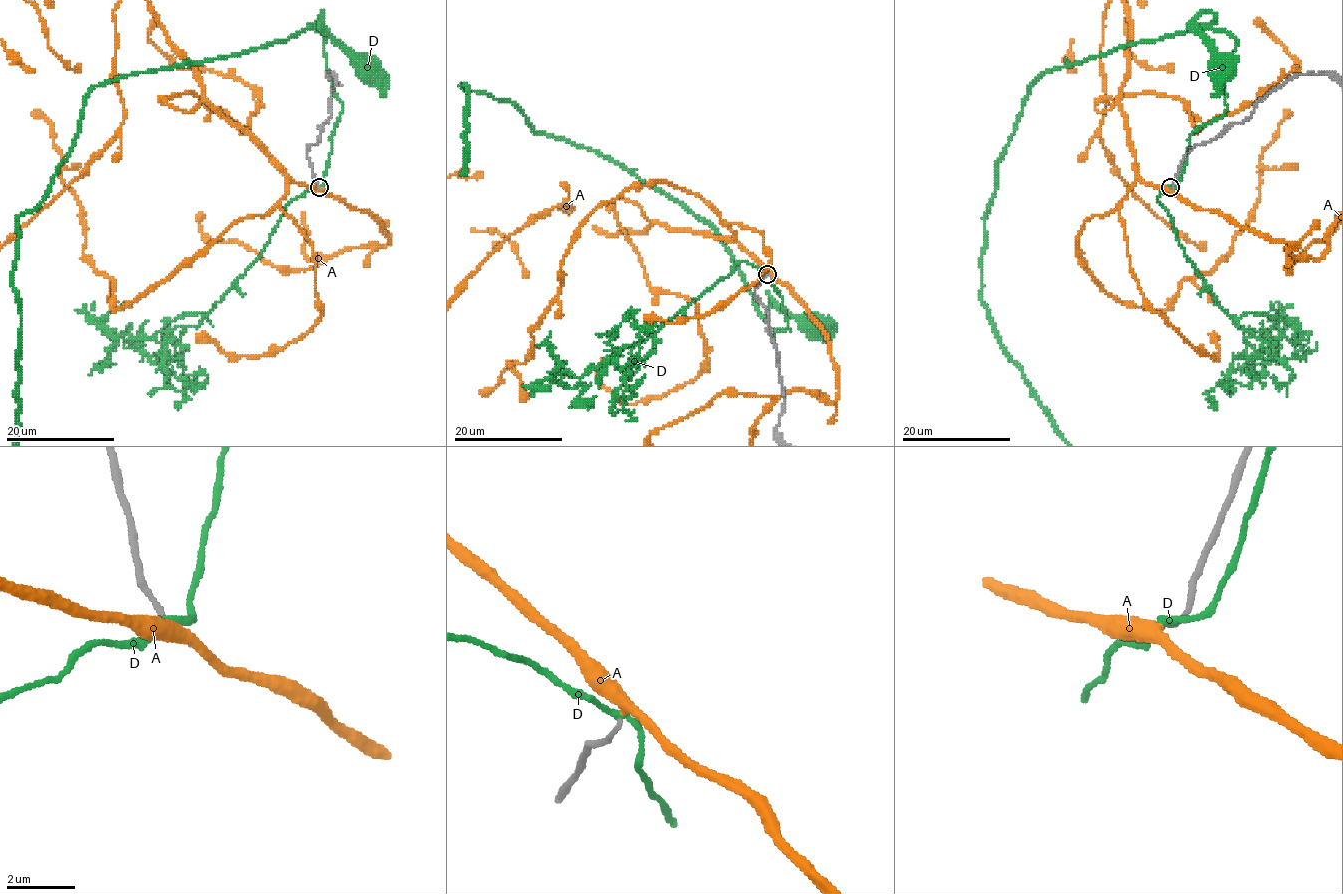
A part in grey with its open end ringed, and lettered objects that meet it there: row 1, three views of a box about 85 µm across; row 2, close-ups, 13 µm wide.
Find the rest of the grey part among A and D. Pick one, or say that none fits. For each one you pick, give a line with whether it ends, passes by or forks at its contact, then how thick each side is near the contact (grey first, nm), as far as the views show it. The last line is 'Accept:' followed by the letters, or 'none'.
A: it passes by; 130 nm thick on the grey side, 340 nm on the other
Accept: A

